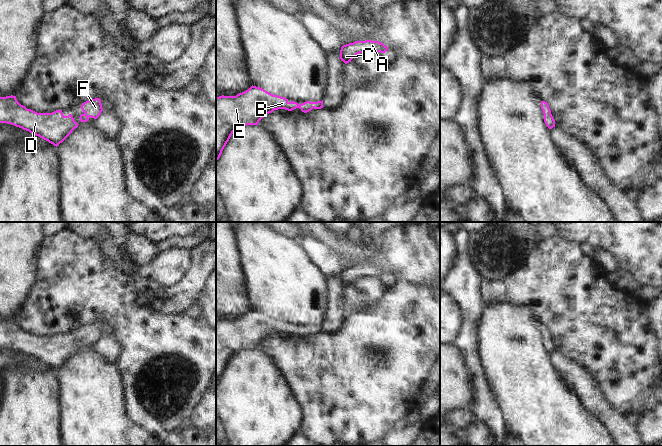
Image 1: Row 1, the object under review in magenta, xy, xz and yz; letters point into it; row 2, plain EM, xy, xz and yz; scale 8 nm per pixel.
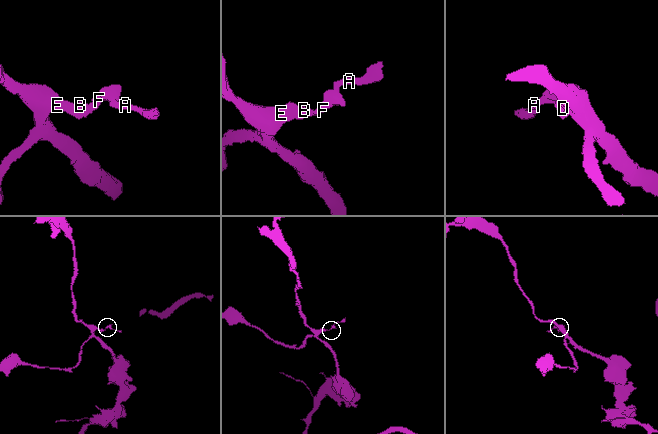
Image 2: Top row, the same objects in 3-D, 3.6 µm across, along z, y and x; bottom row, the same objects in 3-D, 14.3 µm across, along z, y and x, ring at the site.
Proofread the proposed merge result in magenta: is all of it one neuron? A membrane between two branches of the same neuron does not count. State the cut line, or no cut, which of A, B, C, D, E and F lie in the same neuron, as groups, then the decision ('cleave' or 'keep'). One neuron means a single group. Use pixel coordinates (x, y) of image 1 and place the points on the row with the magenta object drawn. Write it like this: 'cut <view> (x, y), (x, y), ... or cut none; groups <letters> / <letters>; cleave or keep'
cut none; groups A B C D E F; keep

